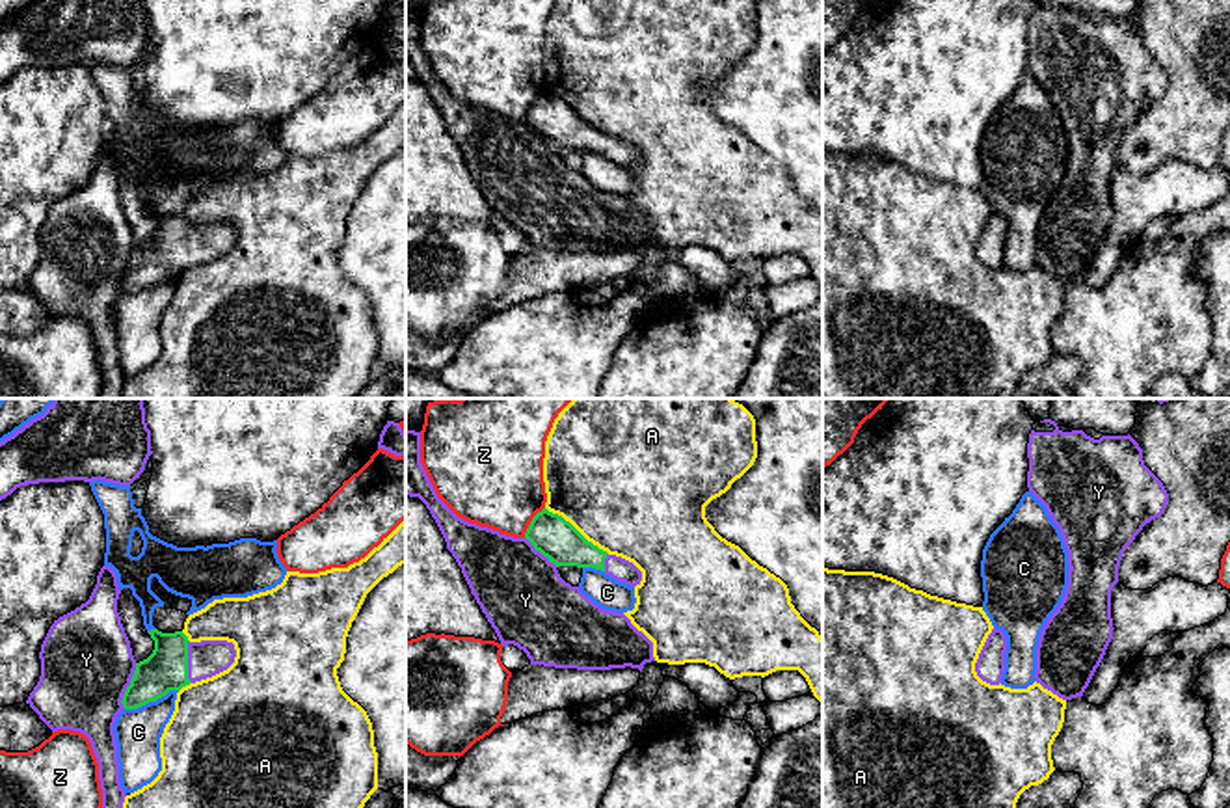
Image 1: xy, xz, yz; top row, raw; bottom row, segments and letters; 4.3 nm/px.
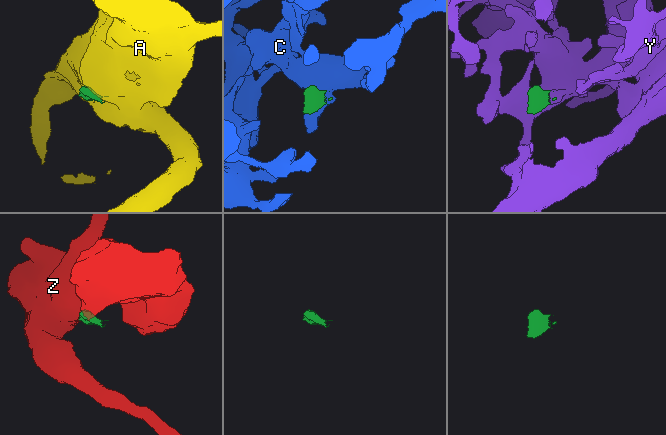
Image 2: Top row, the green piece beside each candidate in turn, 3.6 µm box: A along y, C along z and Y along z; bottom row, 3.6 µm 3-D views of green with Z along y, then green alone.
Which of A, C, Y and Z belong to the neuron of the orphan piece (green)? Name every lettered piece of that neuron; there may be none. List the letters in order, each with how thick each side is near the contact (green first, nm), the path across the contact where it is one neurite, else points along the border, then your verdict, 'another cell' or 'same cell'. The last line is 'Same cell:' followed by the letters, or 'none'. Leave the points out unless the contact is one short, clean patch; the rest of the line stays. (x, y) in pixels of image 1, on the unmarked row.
A: 180/500 nm | another cell
C: 190/200 nm | another cell
Y: 190/400 nm | same cell
Z: 180/440 nm | along xz (544, 90), (533, 101), (523, 120) | another cell
Same cell: Y

